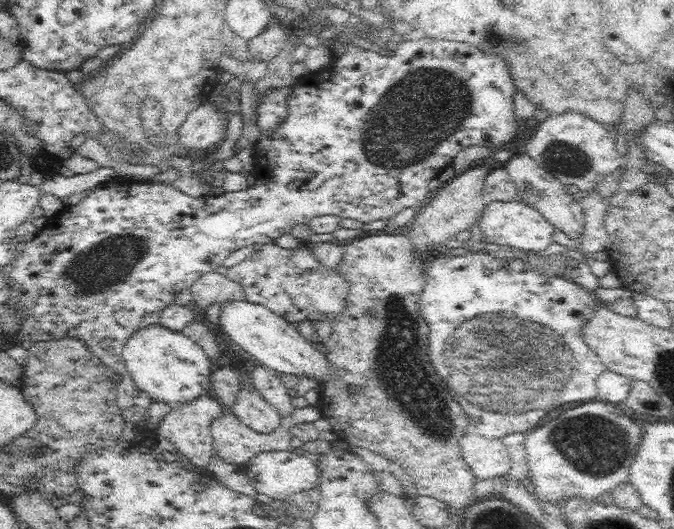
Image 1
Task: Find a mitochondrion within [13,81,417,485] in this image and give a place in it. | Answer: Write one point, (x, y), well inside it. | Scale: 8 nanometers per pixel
(127, 251)

